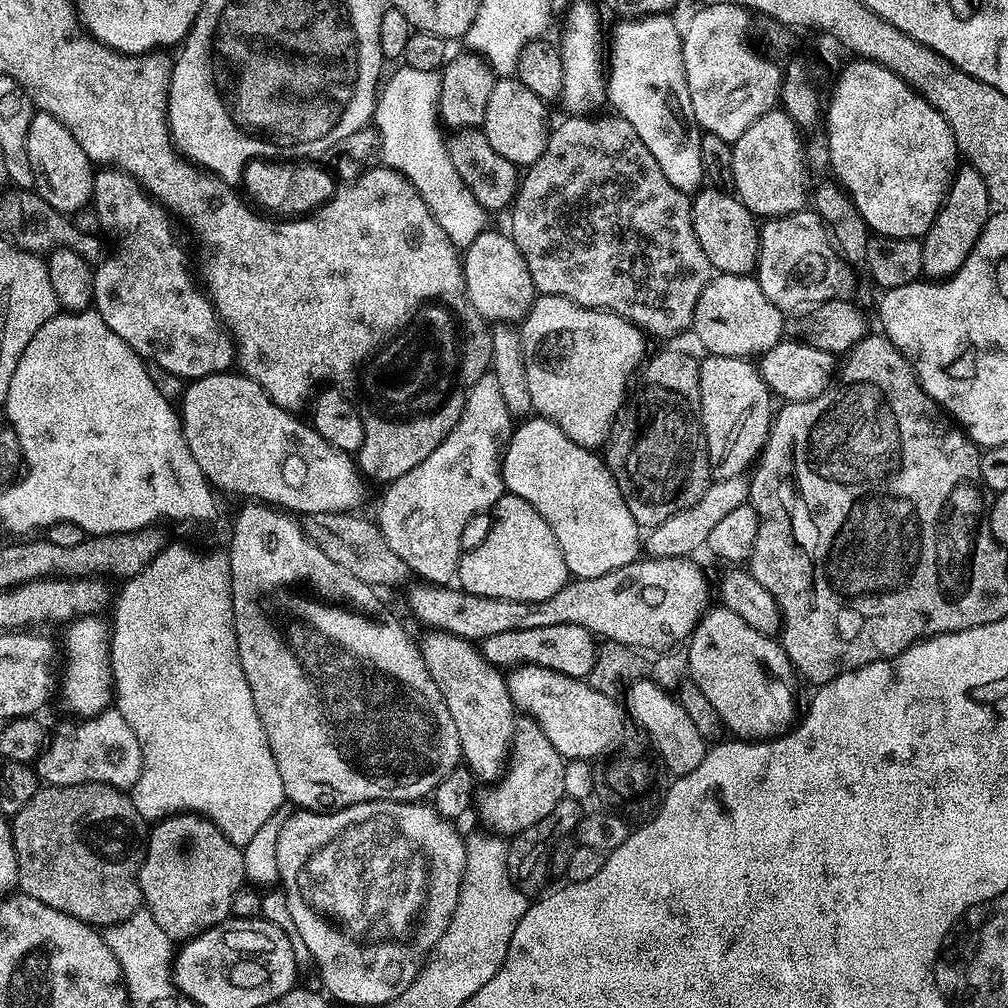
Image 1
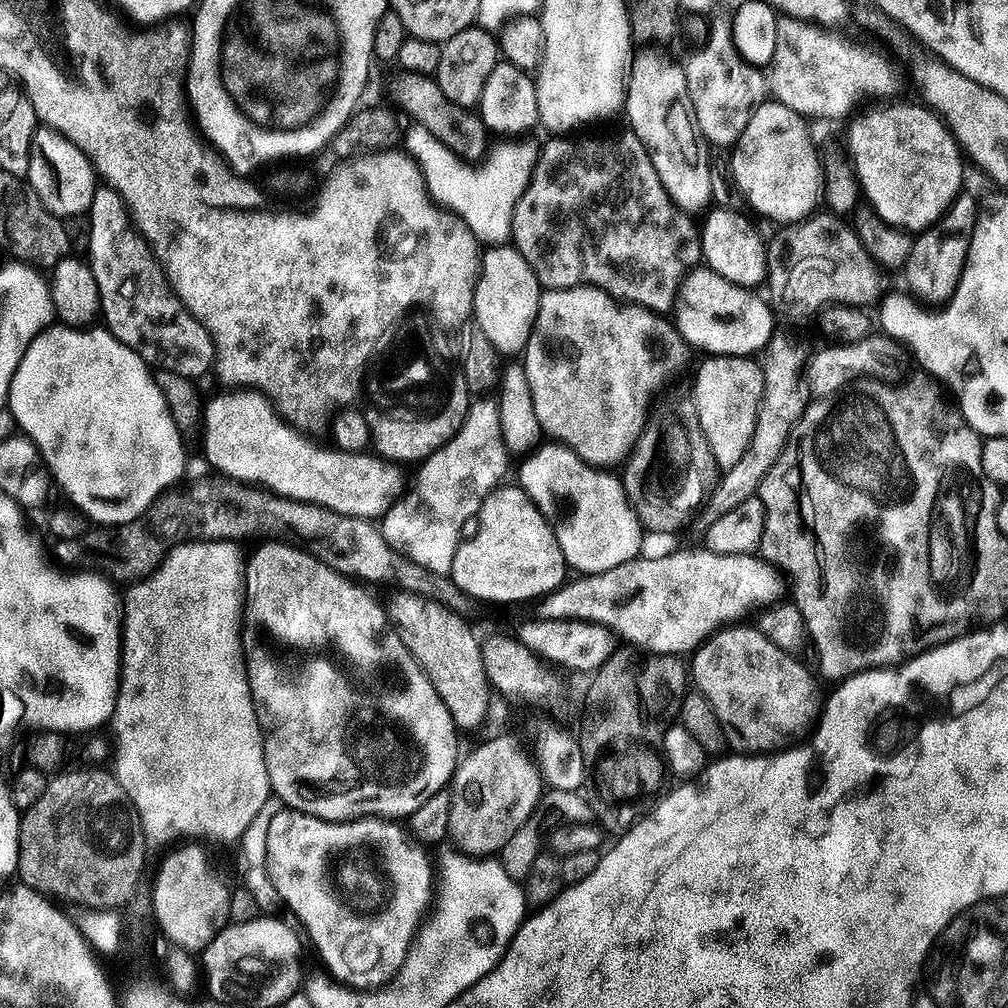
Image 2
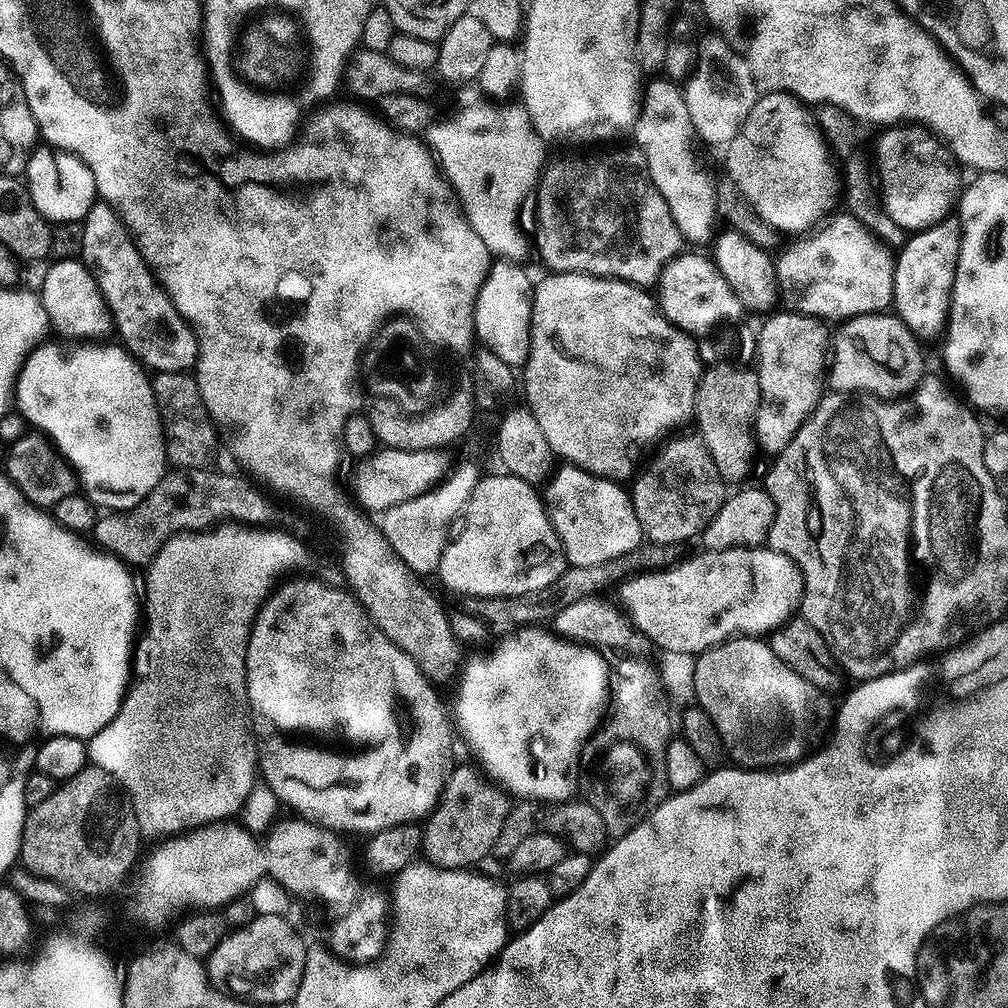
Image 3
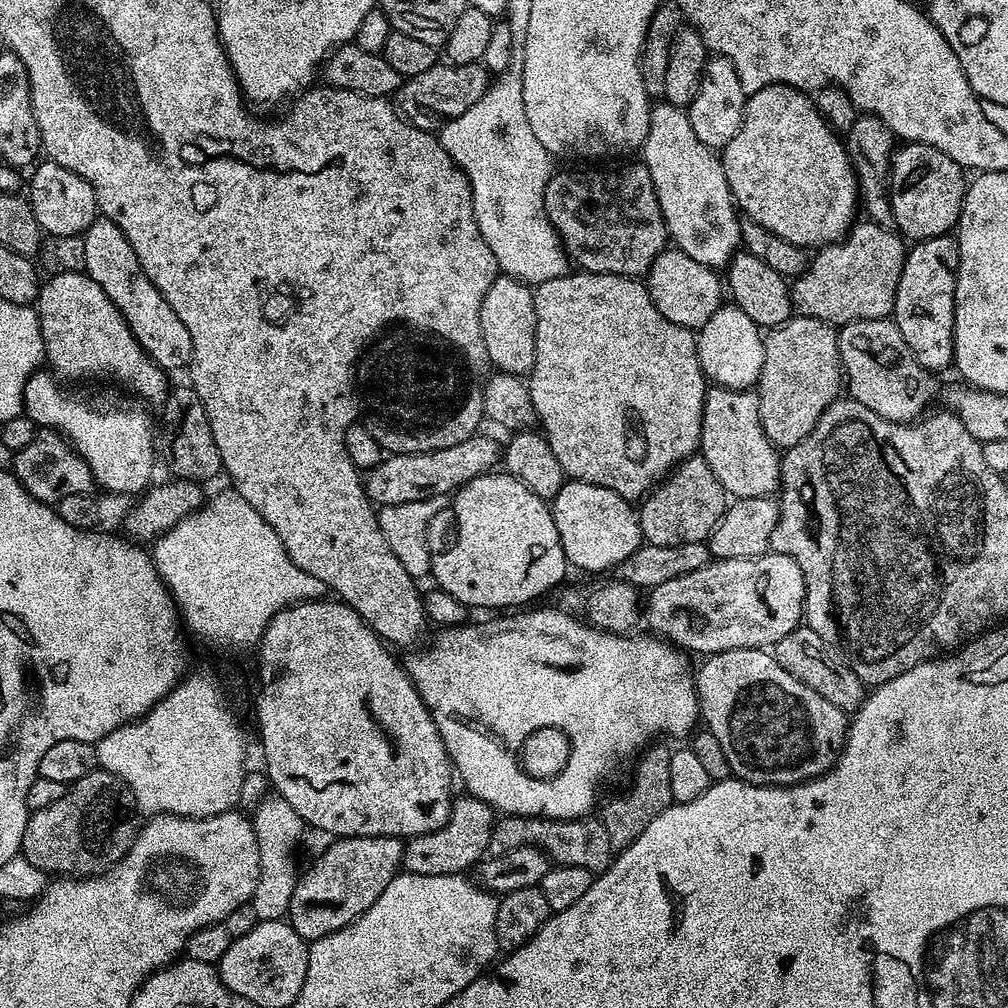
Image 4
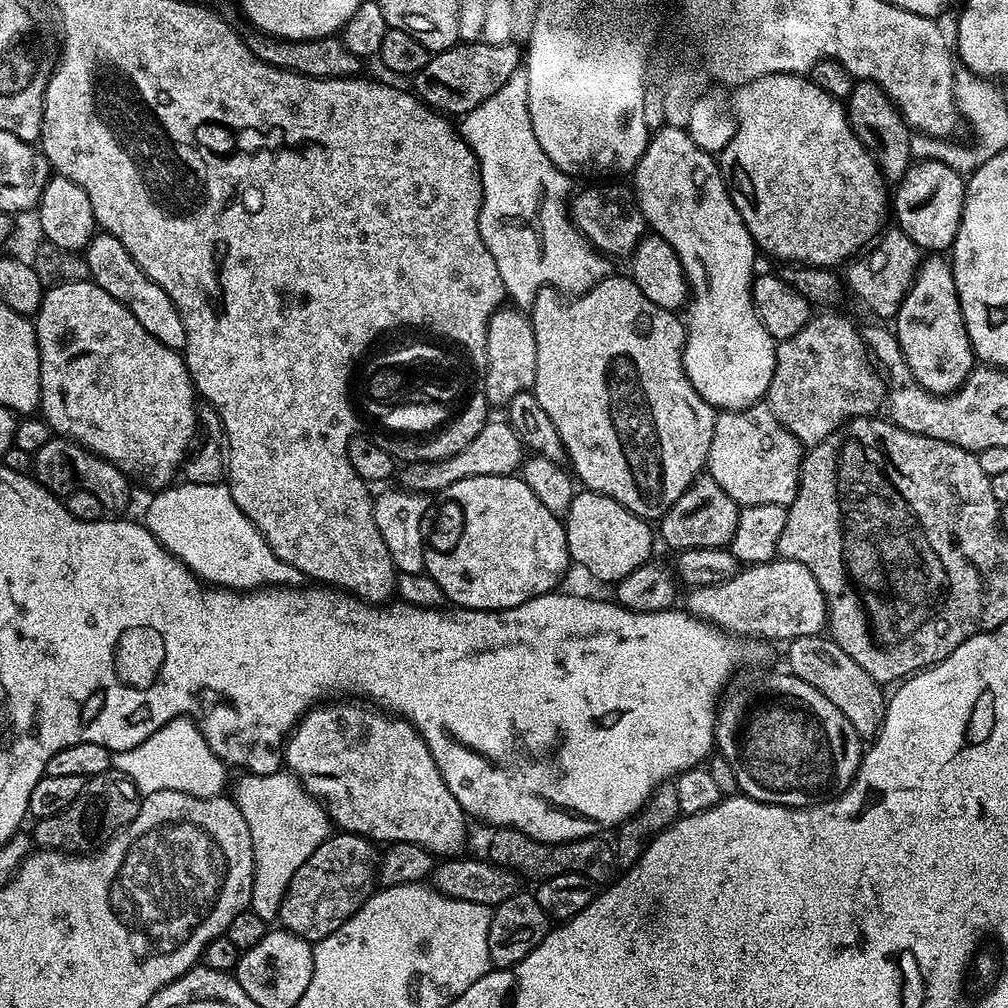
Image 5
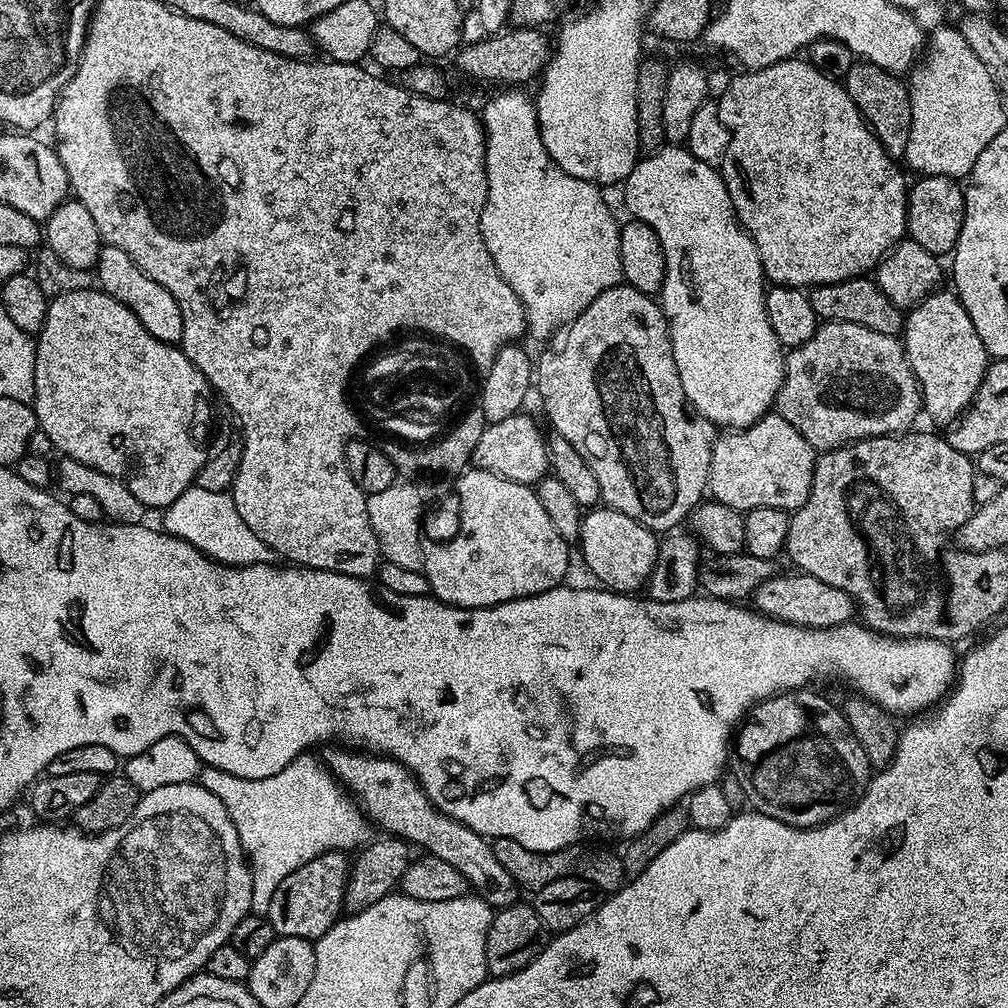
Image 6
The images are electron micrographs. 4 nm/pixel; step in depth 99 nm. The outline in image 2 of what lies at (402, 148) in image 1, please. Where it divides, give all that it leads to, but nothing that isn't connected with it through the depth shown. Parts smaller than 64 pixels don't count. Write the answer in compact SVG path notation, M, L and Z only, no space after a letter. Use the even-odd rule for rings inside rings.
M413 126L404 136L404 144L405 146L403 145L403 147L406 149L407 155L411 156L420 165L420 172L424 175L424 181L432 199L441 208L451 212L461 223L465 224L476 235L477 241L483 242L488 246L500 246L511 237L512 211L518 202L518 198L524 193L530 181L532 181L532 168L536 164L536 157L538 155L535 147L533 149L515 148L512 145L515 143L501 143L504 144L501 148L493 147L487 153L486 165L488 164L488 169L485 172L475 172L472 169L475 167L469 166L459 156L453 154L442 141L433 138L430 130L425 128Z

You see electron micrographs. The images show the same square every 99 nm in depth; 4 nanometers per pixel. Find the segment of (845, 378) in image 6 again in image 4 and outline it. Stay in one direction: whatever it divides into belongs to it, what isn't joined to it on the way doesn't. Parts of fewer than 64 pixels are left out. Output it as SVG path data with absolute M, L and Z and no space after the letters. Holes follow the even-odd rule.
M796 314L764 336L764 357L758 381L758 414L766 438L777 449L787 450L802 442L841 392L840 342L833 325Z

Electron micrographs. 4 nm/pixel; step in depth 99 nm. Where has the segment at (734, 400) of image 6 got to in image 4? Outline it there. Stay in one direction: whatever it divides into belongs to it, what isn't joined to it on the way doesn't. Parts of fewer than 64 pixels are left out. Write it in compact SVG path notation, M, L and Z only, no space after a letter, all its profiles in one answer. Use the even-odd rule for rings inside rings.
M656 102L650 108L650 126L644 139L642 163L650 170L654 194L671 243L690 254L694 262L713 270L727 269L741 247L736 201L724 173L721 157L694 134L687 111L678 105ZM731 302L721 303L720 309L698 329L696 349L704 375L713 385L751 389L760 379L764 357L762 330Z

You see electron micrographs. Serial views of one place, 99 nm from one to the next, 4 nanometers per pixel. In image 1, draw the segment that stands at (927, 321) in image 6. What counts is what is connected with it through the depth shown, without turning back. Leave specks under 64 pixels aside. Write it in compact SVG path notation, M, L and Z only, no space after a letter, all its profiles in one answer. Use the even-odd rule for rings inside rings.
M971 166L957 167L944 205L938 210L930 230L922 237L923 275L928 278L947 278L956 273L966 262L970 250L974 250L989 215L990 201L982 174L978 174L978 170Z

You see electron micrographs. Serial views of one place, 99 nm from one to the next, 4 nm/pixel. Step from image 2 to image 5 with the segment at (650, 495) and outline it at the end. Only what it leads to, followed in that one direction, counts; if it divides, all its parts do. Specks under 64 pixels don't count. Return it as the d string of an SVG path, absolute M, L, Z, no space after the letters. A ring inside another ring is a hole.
M701 474L696 477L691 485L684 491L682 496L678 498L670 510L666 510L666 514L660 517L658 521L658 536L665 540L670 547L675 550L683 550L685 548L728 548L732 543L734 529L738 526L738 514L741 505L734 502L734 498L730 498L730 494L726 494L726 490L722 490L722 486L718 486L718 482L714 482L714 478L707 474Z

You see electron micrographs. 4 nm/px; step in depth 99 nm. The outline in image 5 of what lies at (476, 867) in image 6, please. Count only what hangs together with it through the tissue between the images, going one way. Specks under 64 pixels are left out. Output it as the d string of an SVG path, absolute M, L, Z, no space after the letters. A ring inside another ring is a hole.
M332 702L309 708L297 720L284 745L282 760L287 771L300 779L300 785L323 804L333 825L367 836L373 842L388 840L392 844L417 844L427 852L440 853L446 858L459 853L468 836L469 821L458 798L450 794L419 730L409 720L385 714L379 707L364 702L328 703Z

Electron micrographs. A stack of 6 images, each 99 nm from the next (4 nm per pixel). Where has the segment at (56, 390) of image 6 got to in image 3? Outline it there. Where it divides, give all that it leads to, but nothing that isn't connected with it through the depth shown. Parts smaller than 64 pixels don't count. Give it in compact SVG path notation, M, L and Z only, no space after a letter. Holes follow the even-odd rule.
M60 258L57 261L57 264L47 265L48 273L38 287L38 295L48 315L51 331L60 335L57 337L72 342L92 342L107 337L104 335L113 331L112 315L91 270L80 258Z

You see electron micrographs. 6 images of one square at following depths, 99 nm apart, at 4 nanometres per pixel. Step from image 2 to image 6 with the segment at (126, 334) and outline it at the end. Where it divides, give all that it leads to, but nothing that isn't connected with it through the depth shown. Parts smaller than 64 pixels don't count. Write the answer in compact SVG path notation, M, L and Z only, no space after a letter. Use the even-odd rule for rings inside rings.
M104 244L100 249L96 259L94 269L94 280L100 291L105 292L110 298L122 302L146 326L146 330L154 338L158 338L167 344L179 345L182 338L182 310L178 310L178 302L174 302L174 297L170 295L170 290L166 286L158 286L154 278L150 278L126 254L126 250L118 250L118 246Z

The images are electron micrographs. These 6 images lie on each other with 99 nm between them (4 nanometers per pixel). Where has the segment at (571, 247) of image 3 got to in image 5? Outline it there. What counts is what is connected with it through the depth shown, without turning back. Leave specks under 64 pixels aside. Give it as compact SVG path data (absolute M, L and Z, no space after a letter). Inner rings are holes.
M596 182L593 188L584 188L570 200L572 223L584 235L593 248L609 258L615 256L631 257L638 242L646 235L644 215L636 205L633 189L620 182Z

